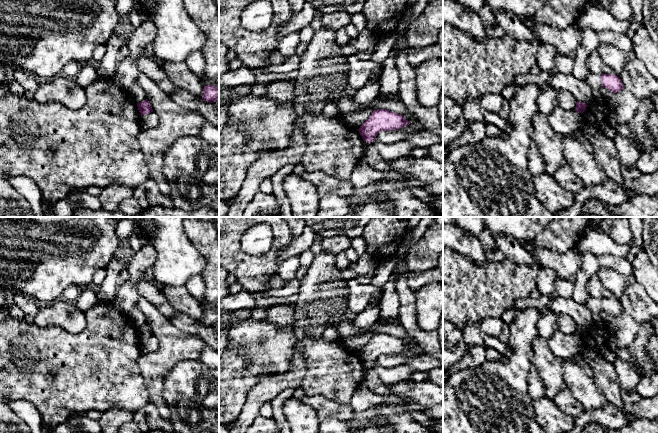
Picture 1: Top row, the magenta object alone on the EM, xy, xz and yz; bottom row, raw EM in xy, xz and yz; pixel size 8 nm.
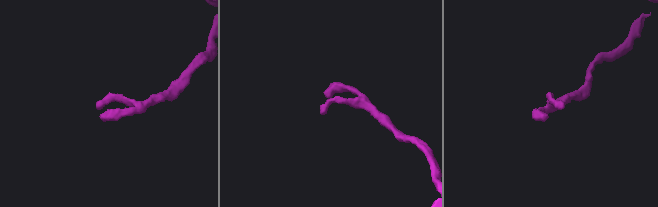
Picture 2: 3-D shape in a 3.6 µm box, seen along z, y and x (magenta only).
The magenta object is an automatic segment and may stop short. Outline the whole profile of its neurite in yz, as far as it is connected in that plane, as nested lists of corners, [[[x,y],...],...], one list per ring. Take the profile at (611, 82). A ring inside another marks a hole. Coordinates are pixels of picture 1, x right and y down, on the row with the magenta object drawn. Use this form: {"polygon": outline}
{"polygon": [[[602,74],[600,75],[602,86],[608,90],[610,90],[613,93],[617,93],[624,89],[623,83],[620,79],[620,77],[614,75],[614,74]]]}

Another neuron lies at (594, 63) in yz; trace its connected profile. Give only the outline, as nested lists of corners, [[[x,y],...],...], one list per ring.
[[[597,50],[589,53],[586,66],[593,75],[611,74],[611,70],[603,63]]]

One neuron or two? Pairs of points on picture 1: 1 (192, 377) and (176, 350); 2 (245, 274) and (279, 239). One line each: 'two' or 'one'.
1: two
2: one

